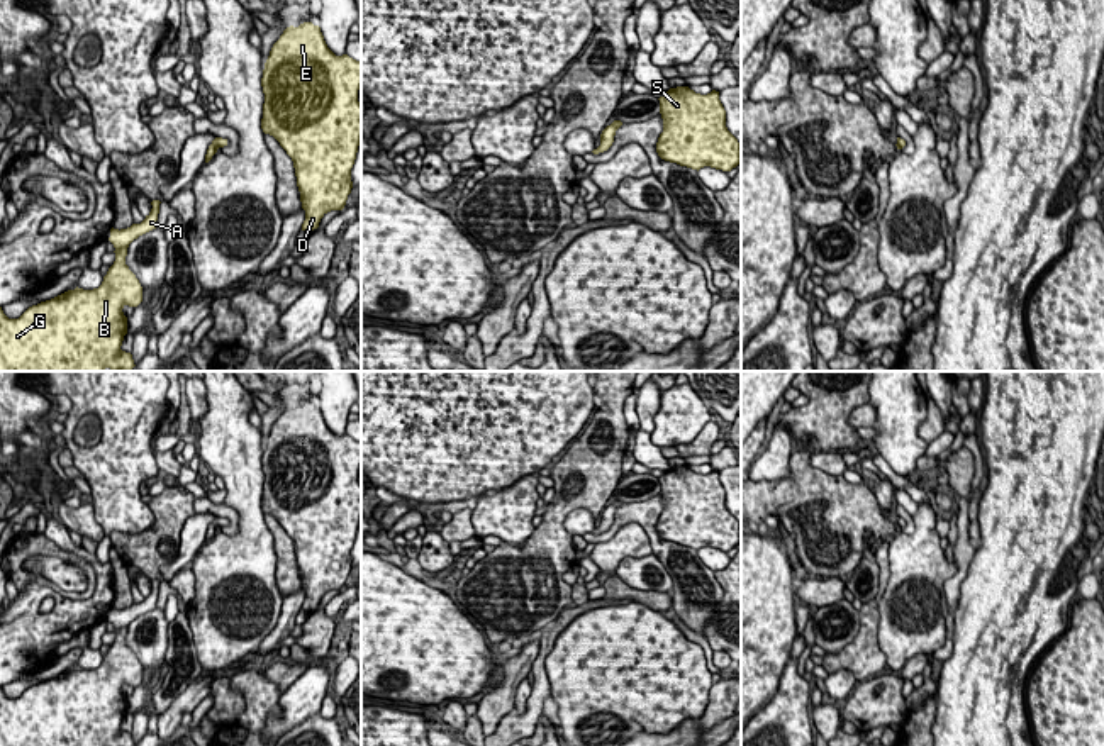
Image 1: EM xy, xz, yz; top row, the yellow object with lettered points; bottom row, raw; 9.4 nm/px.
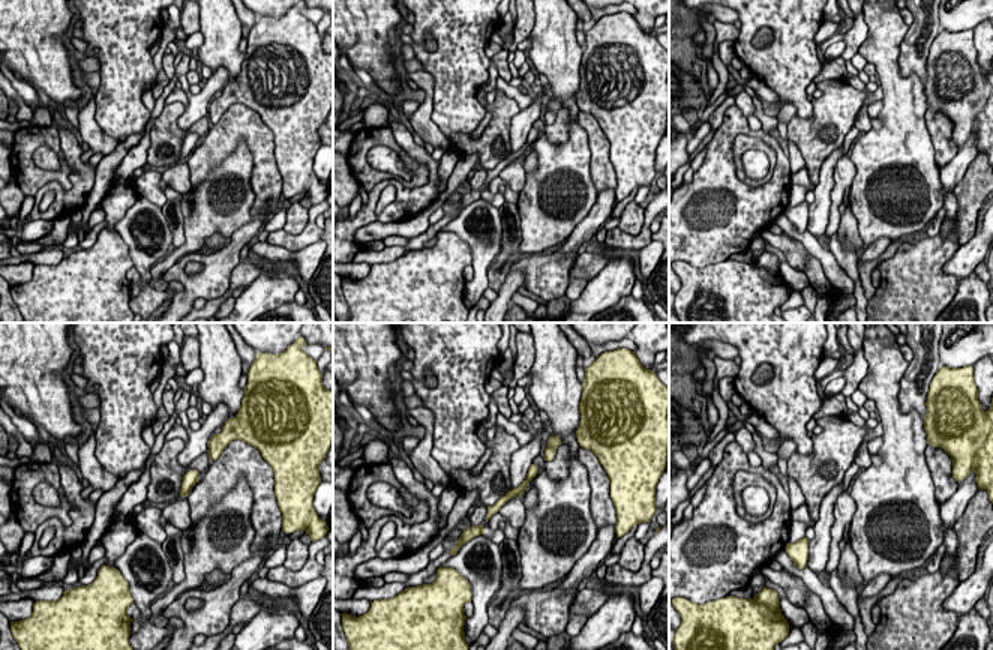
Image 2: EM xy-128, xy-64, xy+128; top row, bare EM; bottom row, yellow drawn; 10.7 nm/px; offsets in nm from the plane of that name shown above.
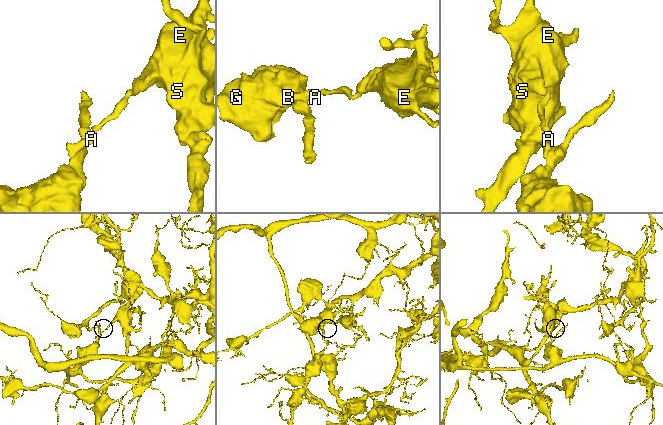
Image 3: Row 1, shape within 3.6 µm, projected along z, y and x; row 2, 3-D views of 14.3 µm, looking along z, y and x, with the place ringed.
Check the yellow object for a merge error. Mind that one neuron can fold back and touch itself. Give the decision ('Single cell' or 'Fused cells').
Fused cells

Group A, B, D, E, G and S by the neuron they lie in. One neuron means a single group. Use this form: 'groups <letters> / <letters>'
groups A B G / D E S

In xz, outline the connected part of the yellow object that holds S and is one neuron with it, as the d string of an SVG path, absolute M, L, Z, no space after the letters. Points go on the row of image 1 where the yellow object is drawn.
M677 86L658 100L663 132L656 153L661 159L697 171L704 166L731 171L739 164L741 144L726 127L719 92L700 95Z

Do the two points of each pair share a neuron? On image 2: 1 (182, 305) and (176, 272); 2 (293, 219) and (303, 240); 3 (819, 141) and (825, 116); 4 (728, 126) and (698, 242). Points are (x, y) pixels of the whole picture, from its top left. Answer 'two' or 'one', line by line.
1: one
2: two
3: one
4: one

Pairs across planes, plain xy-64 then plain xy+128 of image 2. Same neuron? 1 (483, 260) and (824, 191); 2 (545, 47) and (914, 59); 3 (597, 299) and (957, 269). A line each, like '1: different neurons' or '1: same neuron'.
1: same neuron
2: different neurons
3: same neuron

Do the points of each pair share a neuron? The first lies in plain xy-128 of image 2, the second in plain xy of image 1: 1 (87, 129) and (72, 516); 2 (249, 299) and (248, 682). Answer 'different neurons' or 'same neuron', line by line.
1: same neuron
2: different neurons

